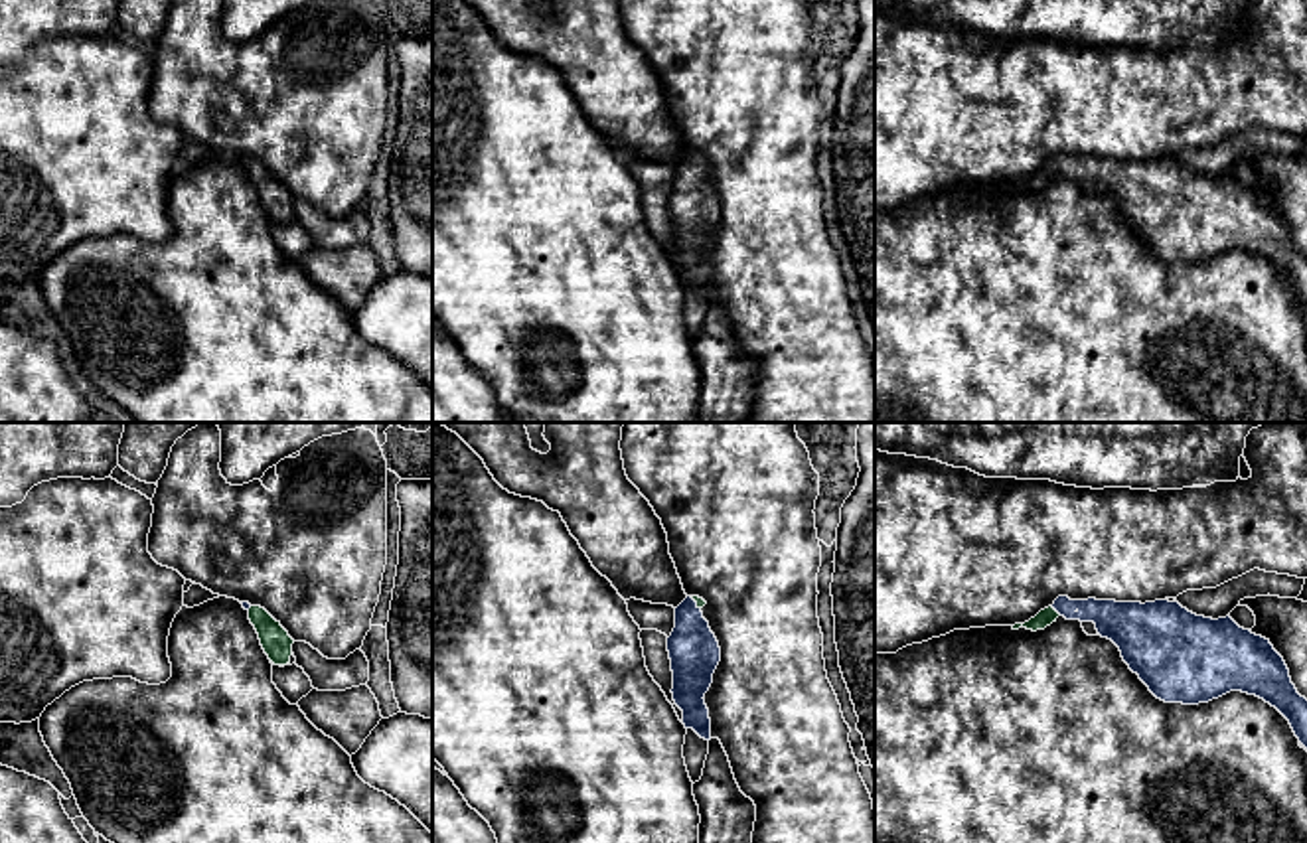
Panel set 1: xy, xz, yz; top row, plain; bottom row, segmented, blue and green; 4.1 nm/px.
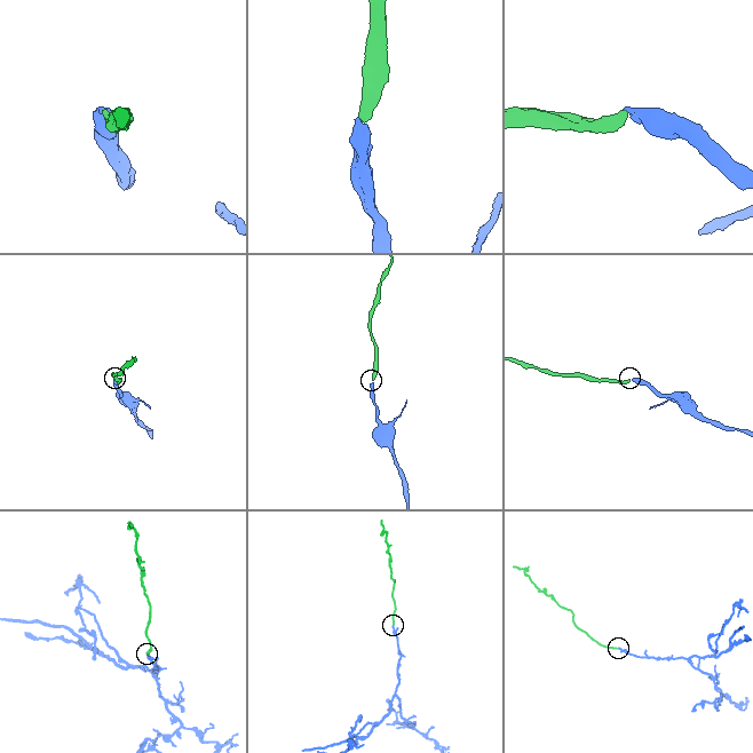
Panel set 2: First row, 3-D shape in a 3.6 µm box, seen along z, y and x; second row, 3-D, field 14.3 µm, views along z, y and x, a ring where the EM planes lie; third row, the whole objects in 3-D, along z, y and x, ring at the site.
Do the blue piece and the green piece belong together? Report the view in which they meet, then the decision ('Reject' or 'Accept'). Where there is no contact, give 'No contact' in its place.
Touches blue in yz. Accept

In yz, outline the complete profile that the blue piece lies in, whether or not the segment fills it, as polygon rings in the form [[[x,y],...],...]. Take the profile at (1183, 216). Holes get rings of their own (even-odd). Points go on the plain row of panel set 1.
[[[1058,154],[1013,188],[1044,188],[1058,174],[1094,180],[1157,257],[1198,263],[1230,249],[1256,253],[1289,278],[1307,306],[1307,257],[1291,241],[1283,215],[1269,197],[1240,186],[1230,174],[1196,174],[1169,158],[1141,162]]]

